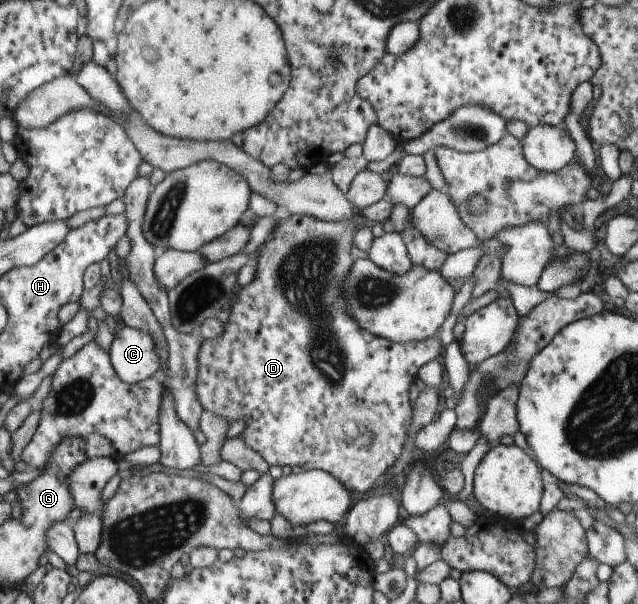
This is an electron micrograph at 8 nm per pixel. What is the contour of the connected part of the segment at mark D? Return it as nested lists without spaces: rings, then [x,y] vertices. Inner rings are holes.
[[[295,214],[284,219],[272,233],[272,236],[258,250],[256,276],[250,284],[238,288],[236,298],[231,305],[230,317],[224,332],[216,338],[206,338],[198,353],[199,371],[196,392],[199,401],[208,412],[226,419],[228,422],[242,419],[246,426],[240,434],[245,443],[260,453],[270,465],[279,467],[301,467],[303,470],[322,469],[338,477],[351,491],[367,493],[375,483],[380,484],[384,474],[402,456],[410,439],[410,429],[414,423],[414,405],[409,399],[409,391],[417,380],[417,371],[437,357],[443,356],[444,349],[439,335],[423,341],[399,343],[389,338],[371,333],[352,316],[346,293],[342,292],[348,273],[357,261],[353,259],[353,241],[356,224],[353,220],[332,222],[313,216]]]

